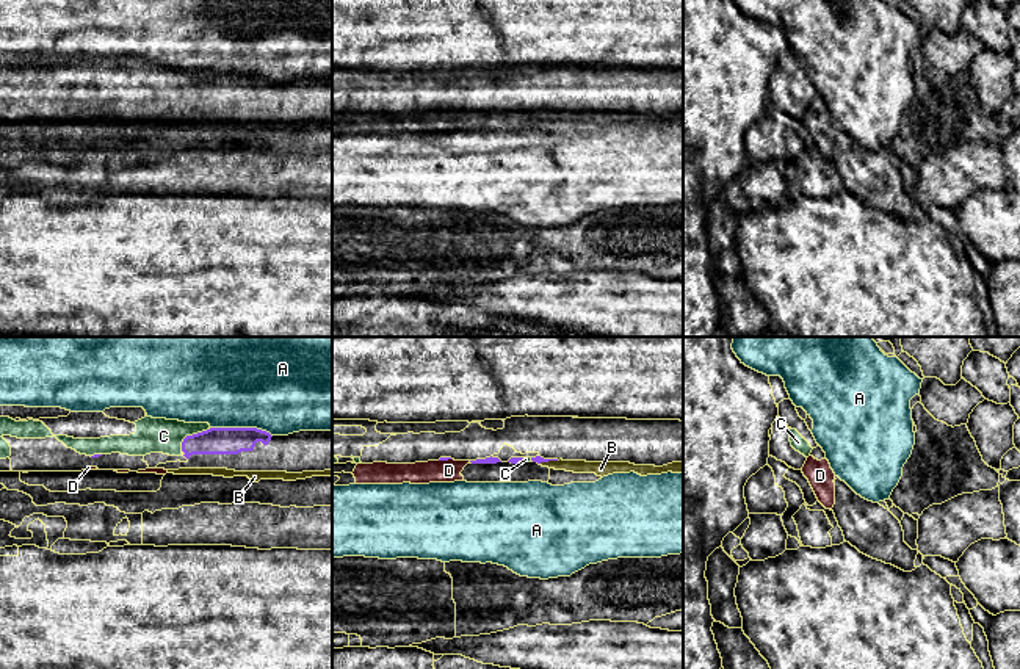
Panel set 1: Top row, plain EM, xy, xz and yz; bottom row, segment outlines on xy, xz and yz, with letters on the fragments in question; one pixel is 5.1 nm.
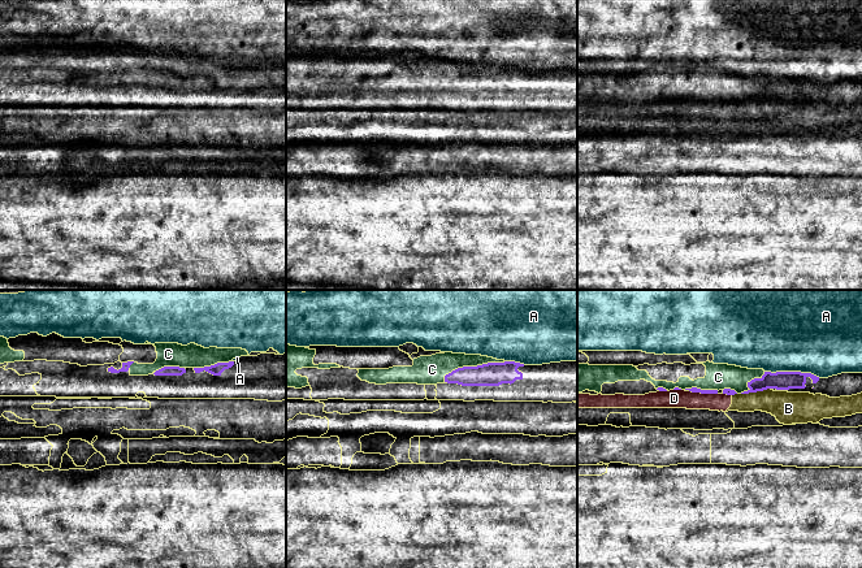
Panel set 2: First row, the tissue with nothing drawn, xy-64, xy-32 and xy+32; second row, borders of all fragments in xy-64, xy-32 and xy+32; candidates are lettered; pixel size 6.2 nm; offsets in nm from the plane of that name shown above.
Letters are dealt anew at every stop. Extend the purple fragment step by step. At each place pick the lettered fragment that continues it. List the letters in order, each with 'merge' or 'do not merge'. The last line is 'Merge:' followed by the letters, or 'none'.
A: do not merge
B: do not merge
C: merge
D: do not merge
Merge: C

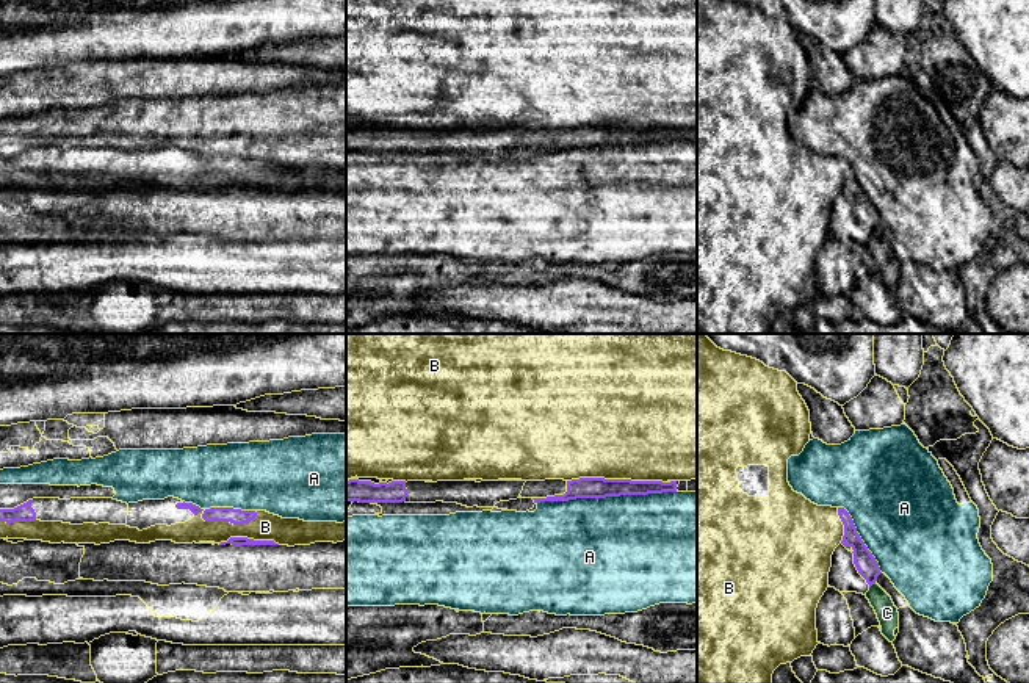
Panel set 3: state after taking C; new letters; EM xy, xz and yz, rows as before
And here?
A: do not merge
B: do not merge
C: do not merge
Merge: none

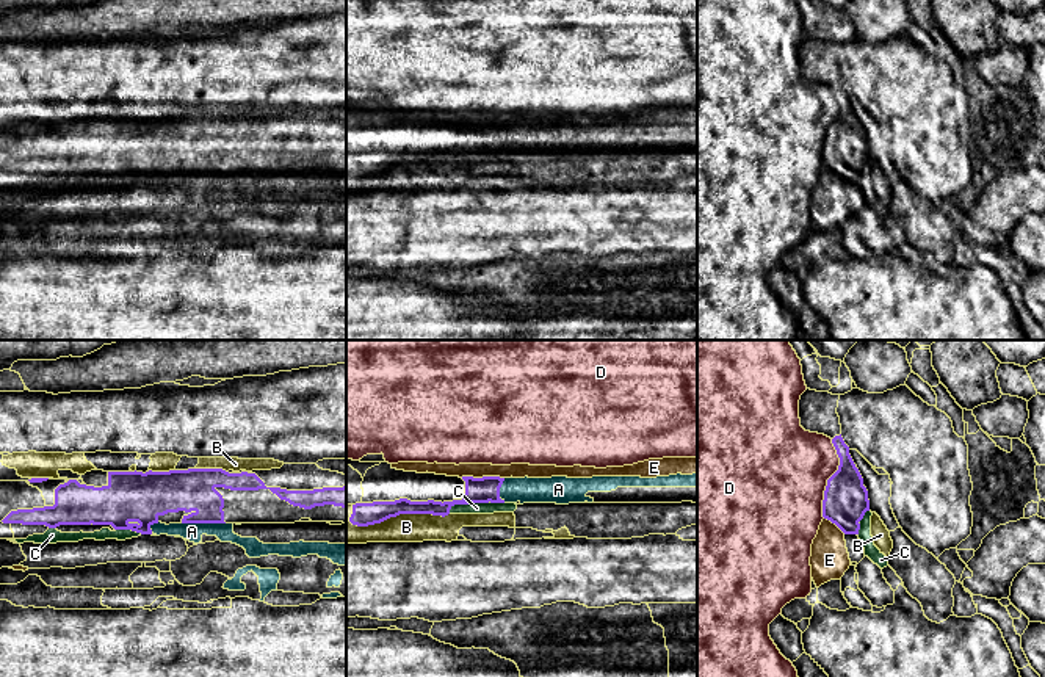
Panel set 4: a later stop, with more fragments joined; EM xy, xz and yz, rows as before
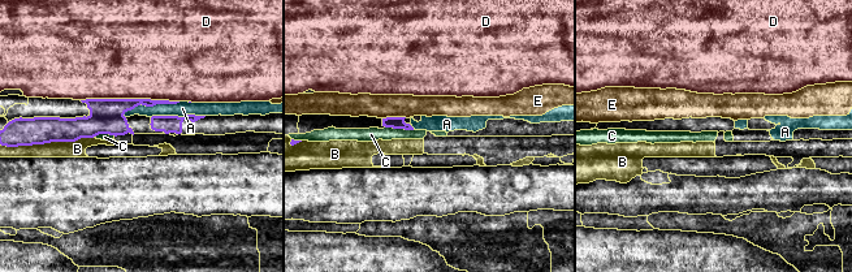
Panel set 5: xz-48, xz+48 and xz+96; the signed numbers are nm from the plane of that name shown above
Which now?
A: do not merge
B: merge
C: do not merge
D: do not merge
E: do not merge
Merge: B

